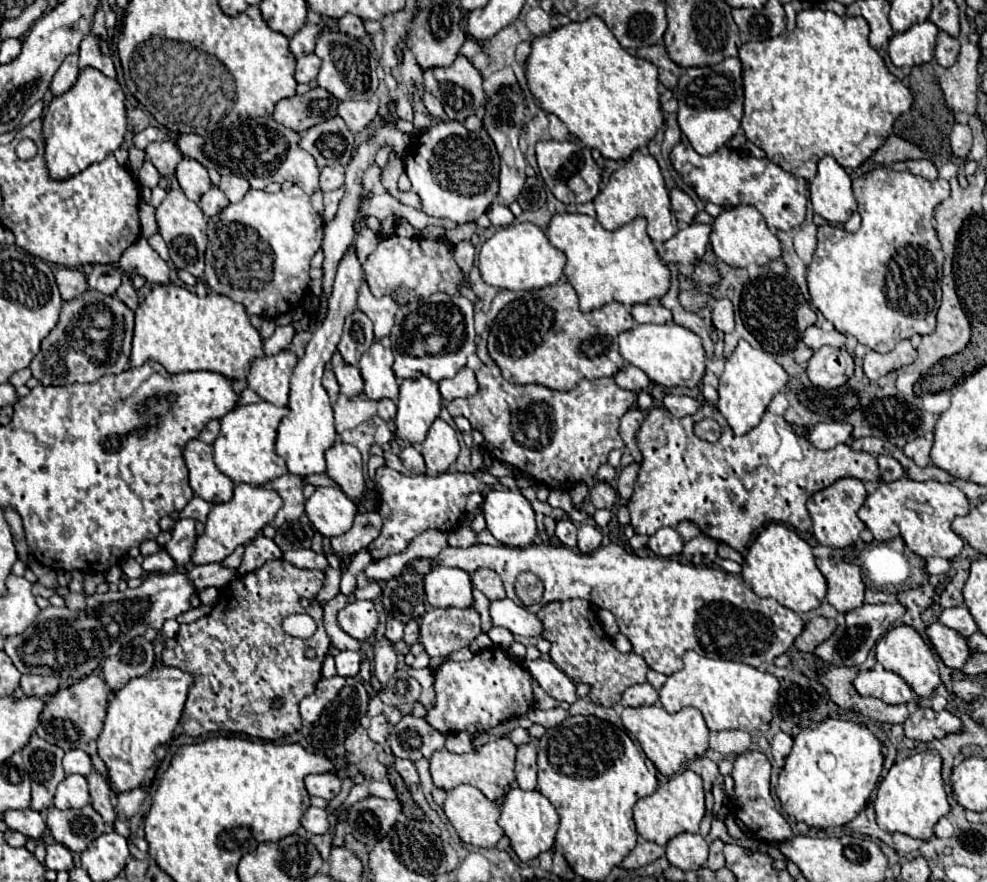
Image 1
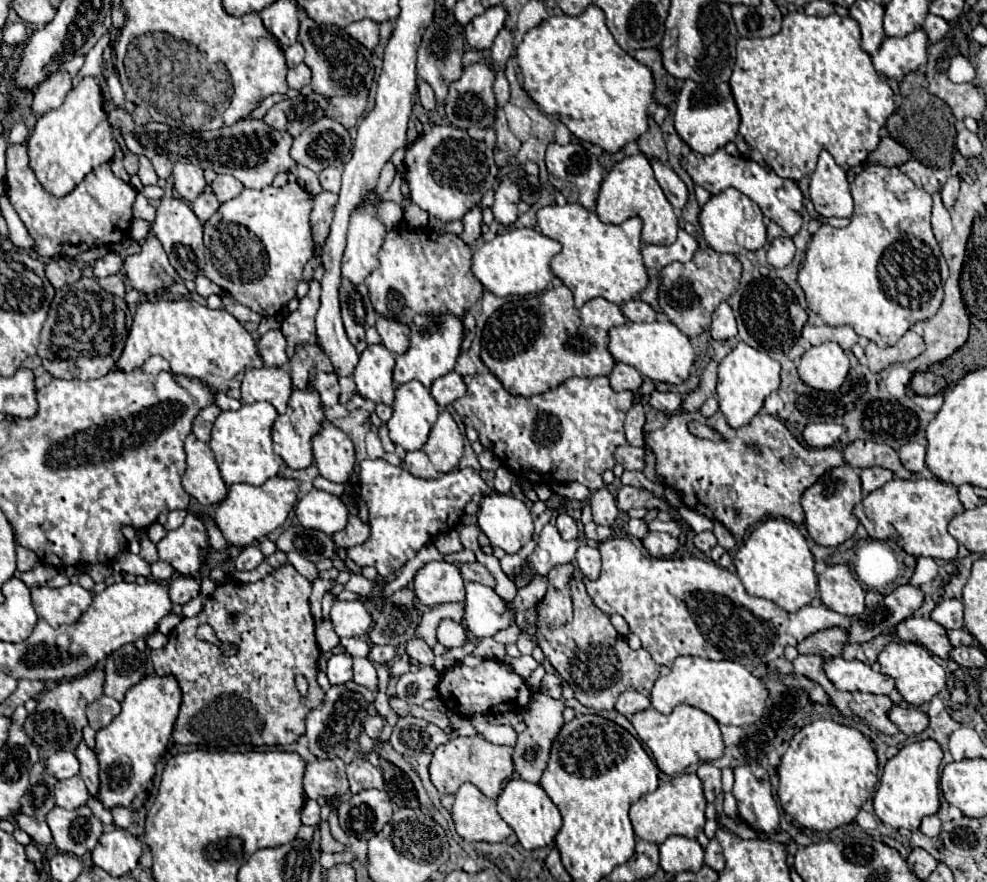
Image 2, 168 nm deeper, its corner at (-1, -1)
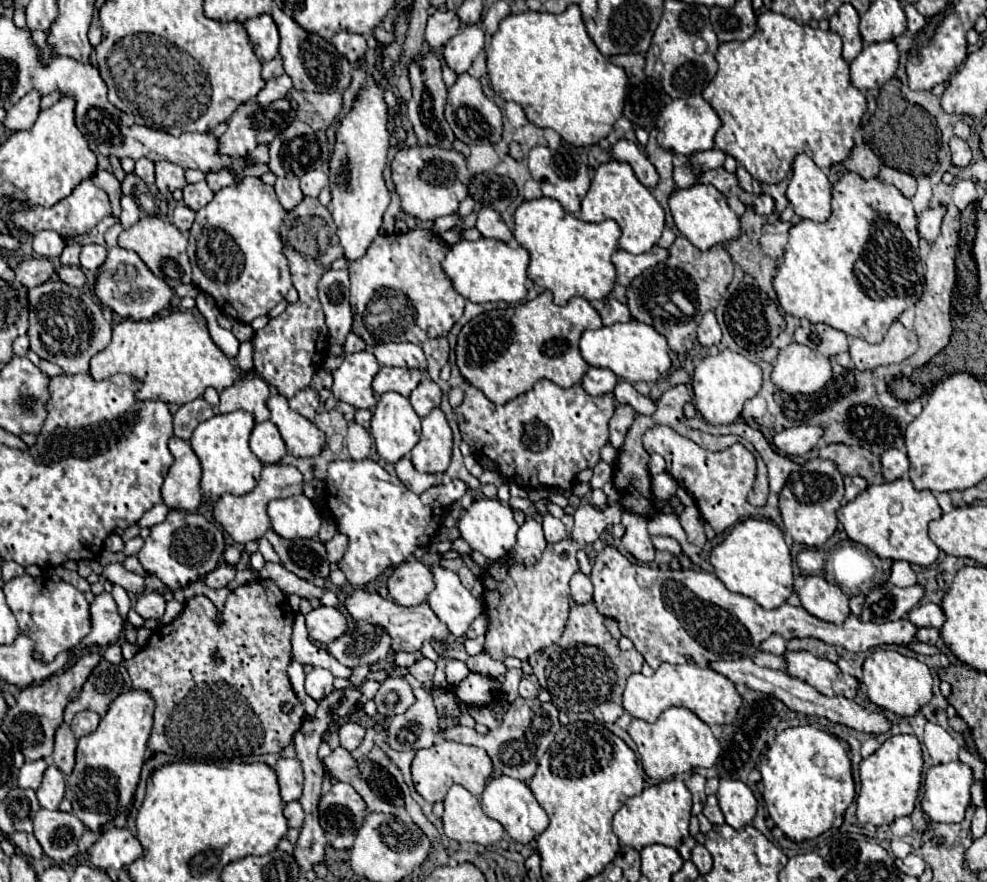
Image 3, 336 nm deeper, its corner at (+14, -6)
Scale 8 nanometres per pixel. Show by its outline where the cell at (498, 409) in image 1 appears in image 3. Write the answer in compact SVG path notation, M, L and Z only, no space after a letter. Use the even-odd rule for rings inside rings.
M539 380L529 392L517 396L515 400L495 406L485 398L481 390L475 386L469 386L465 390L465 398L461 406L453 408L453 414L457 418L457 426L461 432L461 438L471 446L475 454L483 454L489 460L493 460L499 468L499 472L523 488L537 488L537 486L551 486L567 490L575 484L577 476L585 468L595 468L595 464L601 460L599 450L609 444L609 432L607 424L615 412L615 398L611 394L603 396L589 396L581 384L571 388L561 388L555 382Z

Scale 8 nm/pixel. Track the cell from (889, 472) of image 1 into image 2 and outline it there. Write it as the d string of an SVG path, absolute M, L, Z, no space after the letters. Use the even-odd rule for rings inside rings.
M868 467L868 469L862 469L862 471L860 471L862 491L868 495L868 493L872 493L874 489L882 487L884 483L888 483L892 477L894 477L894 473L888 471L888 469L882 469L882 467Z

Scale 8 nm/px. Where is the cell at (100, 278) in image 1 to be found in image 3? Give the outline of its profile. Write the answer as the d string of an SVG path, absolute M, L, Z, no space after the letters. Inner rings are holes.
M87 244L81 250L81 266L87 270L99 270L107 258L107 248L99 244Z

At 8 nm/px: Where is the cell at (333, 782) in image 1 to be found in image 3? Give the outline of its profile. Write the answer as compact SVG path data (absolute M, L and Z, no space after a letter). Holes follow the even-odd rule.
M283 758L273 768L277 770L277 776L279 776L279 788L281 788L283 800L285 802L299 800L303 792L303 782L305 782L301 762L297 762L295 758Z

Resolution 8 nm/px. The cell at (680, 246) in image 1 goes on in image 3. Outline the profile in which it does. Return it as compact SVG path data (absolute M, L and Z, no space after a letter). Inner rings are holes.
M653 246L649 252L645 254L629 254L625 250L617 250L613 254L613 264L617 268L617 284L611 292L611 296L623 304L627 304L627 286L631 284L631 278L637 277L643 271L649 268L655 267L655 264L663 262L665 258L669 256L669 250L667 248L659 248L659 246Z

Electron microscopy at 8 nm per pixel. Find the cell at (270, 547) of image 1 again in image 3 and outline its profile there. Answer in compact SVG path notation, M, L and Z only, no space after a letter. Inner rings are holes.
M221 564L221 566L217 566L213 572L209 572L205 576L205 584L211 586L211 588L223 588L223 586L227 586L235 578L235 572L237 572L235 566Z

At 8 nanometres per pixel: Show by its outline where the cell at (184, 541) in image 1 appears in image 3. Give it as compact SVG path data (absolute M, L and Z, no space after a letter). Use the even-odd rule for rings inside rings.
M171 510L165 522L151 528L151 534L145 540L137 558L149 574L157 574L157 578L161 578L161 582L165 582L171 592L175 592L189 582L205 578L211 570L215 570L219 566L223 550L223 530L215 522L209 522L201 514Z

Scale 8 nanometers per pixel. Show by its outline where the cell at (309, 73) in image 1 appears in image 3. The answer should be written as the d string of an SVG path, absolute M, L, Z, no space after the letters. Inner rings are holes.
M283 74L283 76L279 76L279 78L273 78L273 80L269 80L267 84L265 84L265 88L257 94L257 102L261 104L261 106L265 106L265 104L271 104L271 102L275 102L275 100L281 100L281 98L285 98L287 96L287 92L291 90L291 78L287 76L287 74Z

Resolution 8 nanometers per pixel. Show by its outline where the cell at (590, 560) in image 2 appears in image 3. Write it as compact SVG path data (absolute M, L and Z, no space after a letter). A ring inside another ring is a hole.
M575 572L571 578L571 598L575 602L591 602L593 598L593 584L583 572Z

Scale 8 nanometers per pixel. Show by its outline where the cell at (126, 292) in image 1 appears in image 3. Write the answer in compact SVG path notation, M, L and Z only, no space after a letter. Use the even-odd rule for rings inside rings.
M63 266L63 268L57 270L57 276L59 276L65 284L75 286L75 288L83 288L83 286L89 284L89 280L87 280L87 276L83 274L81 268L69 268L69 266Z

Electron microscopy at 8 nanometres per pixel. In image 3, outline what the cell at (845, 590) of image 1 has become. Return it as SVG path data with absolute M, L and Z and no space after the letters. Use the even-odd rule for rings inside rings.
M807 576L803 588L797 592L801 606L827 622L841 624L849 614L849 598L839 586L827 582L823 576Z

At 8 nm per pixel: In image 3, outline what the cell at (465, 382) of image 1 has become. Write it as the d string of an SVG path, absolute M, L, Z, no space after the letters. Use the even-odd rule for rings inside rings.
M425 378L409 396L411 406L415 408L415 412L423 418L427 416L433 408L437 408L443 400L443 392L439 388L439 384L435 384L431 378Z

